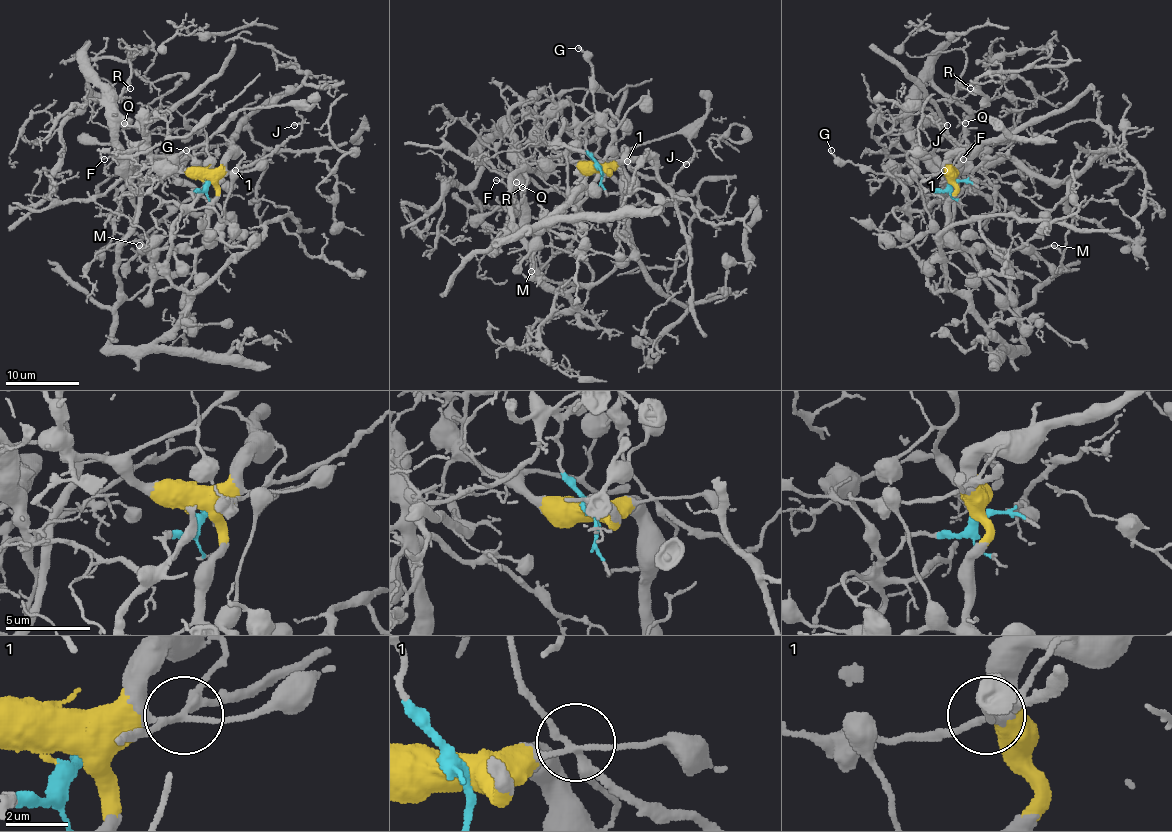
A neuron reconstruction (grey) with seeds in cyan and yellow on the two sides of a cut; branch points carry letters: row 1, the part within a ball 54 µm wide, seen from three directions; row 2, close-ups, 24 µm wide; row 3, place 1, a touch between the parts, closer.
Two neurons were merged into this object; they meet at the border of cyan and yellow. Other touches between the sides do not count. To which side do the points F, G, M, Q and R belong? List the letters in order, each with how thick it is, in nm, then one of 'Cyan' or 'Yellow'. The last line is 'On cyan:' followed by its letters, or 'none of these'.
F: Thickness 130 nm. Yellow
G: Thickness 150 nm. Cyan
M: Thickness 100 nm. Yellow
Q: Thickness 140 nm. Yellow
R: Thickness 110 nm. Yellow
On cyan: G

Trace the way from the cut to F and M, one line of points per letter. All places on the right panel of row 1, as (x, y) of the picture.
F: (951, 181), (929, 155), (936, 150), (971, 154), (962, 159)
M: (951, 181), (955, 196), (949, 202), (947, 230), (962, 246), (1031, 250), (1055, 245)

